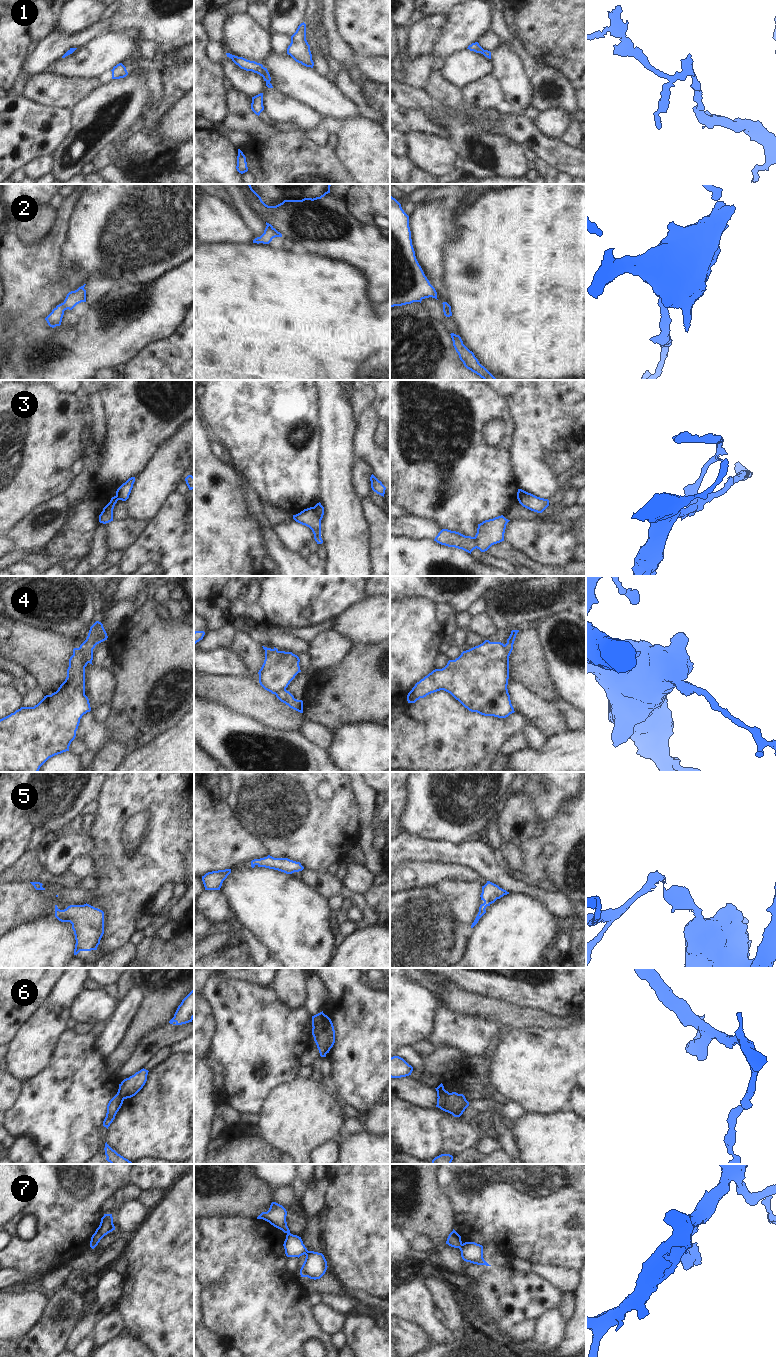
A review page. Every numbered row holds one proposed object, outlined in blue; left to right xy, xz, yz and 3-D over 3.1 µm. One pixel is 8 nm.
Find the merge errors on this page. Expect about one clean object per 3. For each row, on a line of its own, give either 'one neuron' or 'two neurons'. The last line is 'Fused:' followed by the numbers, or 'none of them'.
1: one neuron
2: one neuron
3: two neurons
4: two neurons
5: one neuron
6: two neurons
7: two neurons
Fused: 3, 4, 6, 7

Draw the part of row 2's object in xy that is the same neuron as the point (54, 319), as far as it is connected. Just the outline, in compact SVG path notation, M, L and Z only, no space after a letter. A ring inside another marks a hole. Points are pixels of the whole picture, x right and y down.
M86 284L79 287L75 291L69 292L64 302L57 305L45 318L50 327L54 328L61 325L65 310L72 310L77 304L81 302L86 302L86 290L84 289L85 285Z

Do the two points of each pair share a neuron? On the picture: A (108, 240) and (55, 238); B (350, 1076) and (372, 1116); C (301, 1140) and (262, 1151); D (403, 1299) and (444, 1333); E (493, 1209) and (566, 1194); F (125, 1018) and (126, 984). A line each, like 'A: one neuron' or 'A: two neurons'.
A: two neurons
B: two neurons
C: two neurons
D: one neuron
E: one neuron
F: two neurons

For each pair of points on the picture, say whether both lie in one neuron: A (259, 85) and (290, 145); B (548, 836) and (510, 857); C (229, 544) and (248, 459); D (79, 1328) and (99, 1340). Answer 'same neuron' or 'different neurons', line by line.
A: different neurons
B: different neurons
C: different neurons
D: different neurons

